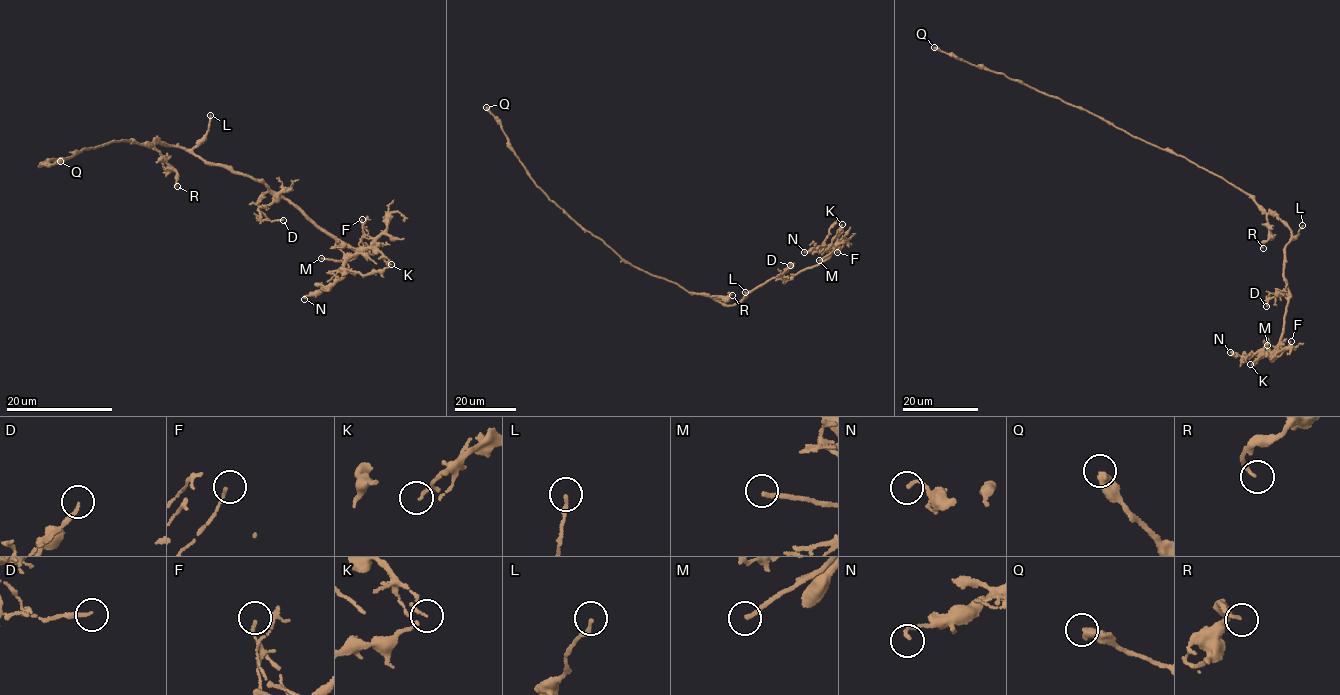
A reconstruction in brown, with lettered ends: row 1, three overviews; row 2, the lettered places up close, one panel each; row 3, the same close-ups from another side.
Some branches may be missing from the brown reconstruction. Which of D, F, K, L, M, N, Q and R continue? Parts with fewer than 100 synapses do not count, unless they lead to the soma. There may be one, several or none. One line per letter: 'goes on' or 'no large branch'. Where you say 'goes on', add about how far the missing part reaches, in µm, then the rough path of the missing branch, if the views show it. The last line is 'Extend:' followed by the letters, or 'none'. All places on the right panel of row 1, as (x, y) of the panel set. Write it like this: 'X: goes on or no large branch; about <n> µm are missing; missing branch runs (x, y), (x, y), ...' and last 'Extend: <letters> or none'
D: no large branch
F: no large branch
K: no large branch
L: no large branch
M: goes on; about 30 µm are missing; missing branch runs (1267, 345), (1267, 333), (1285, 294), (1292, 264), (1289, 262)
N: no large branch
Q: no large branch
R: no large branch
Extend: M

